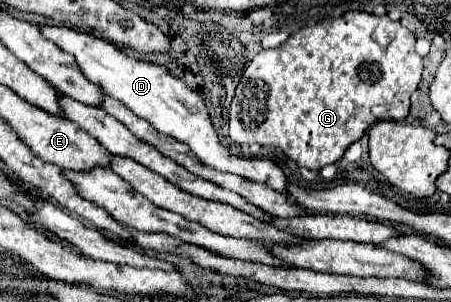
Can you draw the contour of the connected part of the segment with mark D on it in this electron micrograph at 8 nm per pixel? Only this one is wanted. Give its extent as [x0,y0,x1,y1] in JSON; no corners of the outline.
[40,27,286,193]

